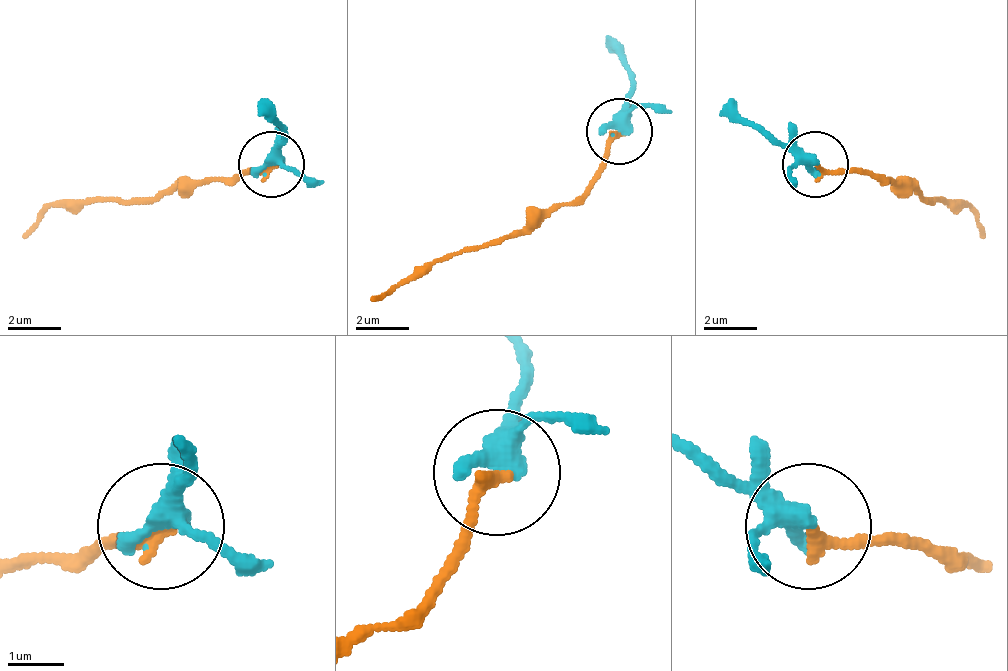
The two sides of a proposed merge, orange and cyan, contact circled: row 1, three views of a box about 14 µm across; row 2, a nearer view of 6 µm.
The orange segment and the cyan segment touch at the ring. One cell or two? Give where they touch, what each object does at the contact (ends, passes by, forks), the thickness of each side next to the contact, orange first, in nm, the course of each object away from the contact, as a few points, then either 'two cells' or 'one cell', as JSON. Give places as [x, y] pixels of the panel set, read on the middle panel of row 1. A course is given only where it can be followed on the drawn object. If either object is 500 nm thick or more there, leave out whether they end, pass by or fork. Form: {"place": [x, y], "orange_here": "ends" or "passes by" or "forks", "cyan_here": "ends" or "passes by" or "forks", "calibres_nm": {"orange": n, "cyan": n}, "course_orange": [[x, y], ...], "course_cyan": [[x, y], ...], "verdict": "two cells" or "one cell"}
{"place": [619, 131], "orange_here": "ends", "cyan_here": "passes by", "calibres_nm": {"orange": 240, "cyan": 360}, "course_orange": [[617, 133], [578, 199], [531, 219], [505, 238], [413, 271], [373, 298]], "course_cyan": [[617, 133], [630, 74], [604, 34]], "verdict": "two cells"}

